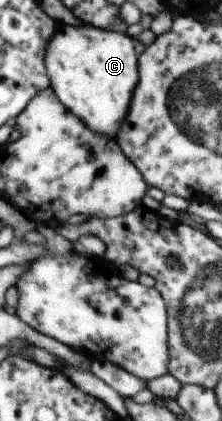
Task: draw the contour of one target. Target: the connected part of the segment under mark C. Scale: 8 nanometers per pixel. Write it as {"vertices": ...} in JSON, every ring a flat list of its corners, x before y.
{"vertices":[[60,23,47,45,45,56,50,87,93,131,113,139,125,124,133,91,139,81,139,54,136,39,120,31]]}

